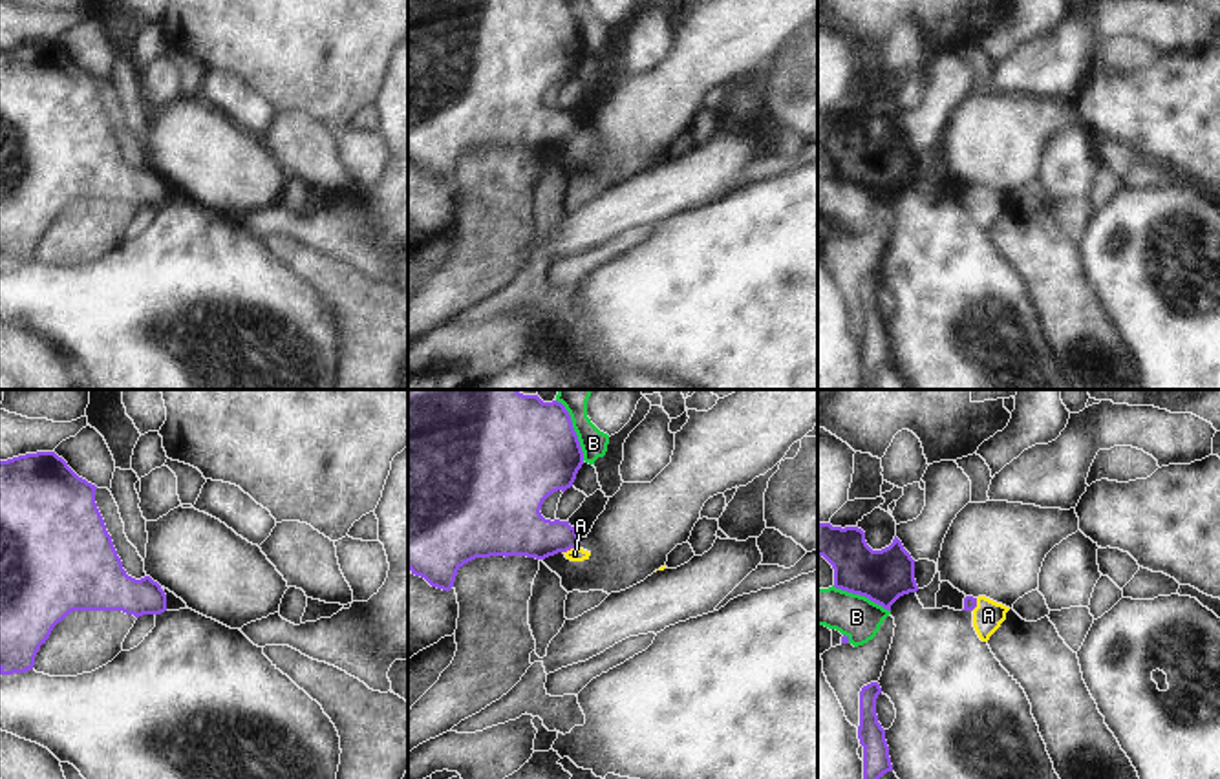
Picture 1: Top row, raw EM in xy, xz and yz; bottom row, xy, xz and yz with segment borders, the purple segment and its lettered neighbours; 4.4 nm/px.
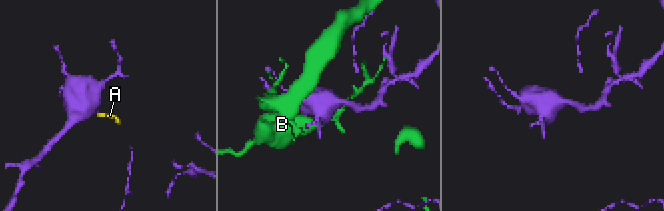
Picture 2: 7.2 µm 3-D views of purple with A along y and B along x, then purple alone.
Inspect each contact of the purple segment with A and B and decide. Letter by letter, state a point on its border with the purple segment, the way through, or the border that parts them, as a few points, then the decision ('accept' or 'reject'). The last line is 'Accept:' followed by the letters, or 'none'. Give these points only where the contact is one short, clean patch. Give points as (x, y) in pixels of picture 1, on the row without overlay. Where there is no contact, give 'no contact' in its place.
A: contact xz (571, 138); way xz (518, 119), (562, 128), (571, 138), (575, 145); accept
B: contact yz (862, 185); reject
Accept: A

